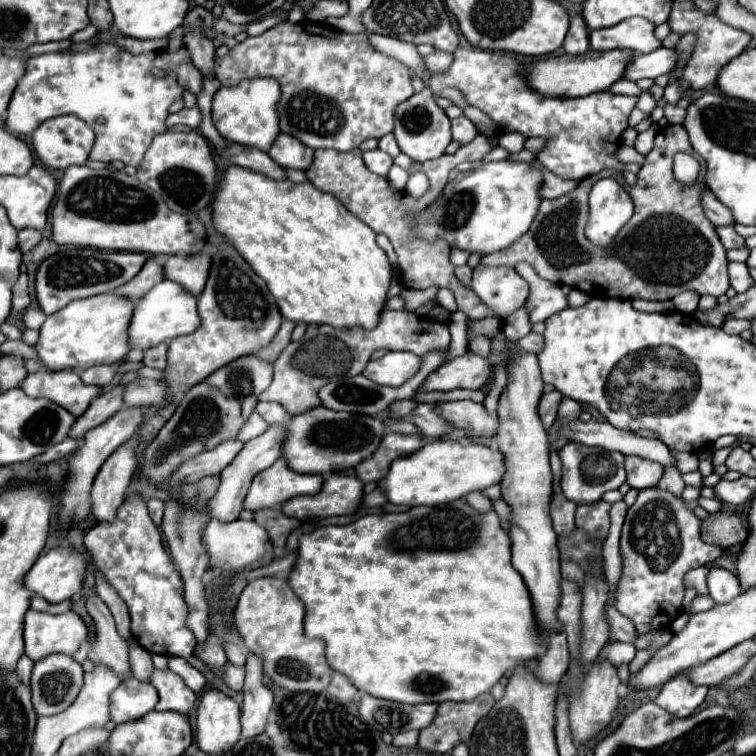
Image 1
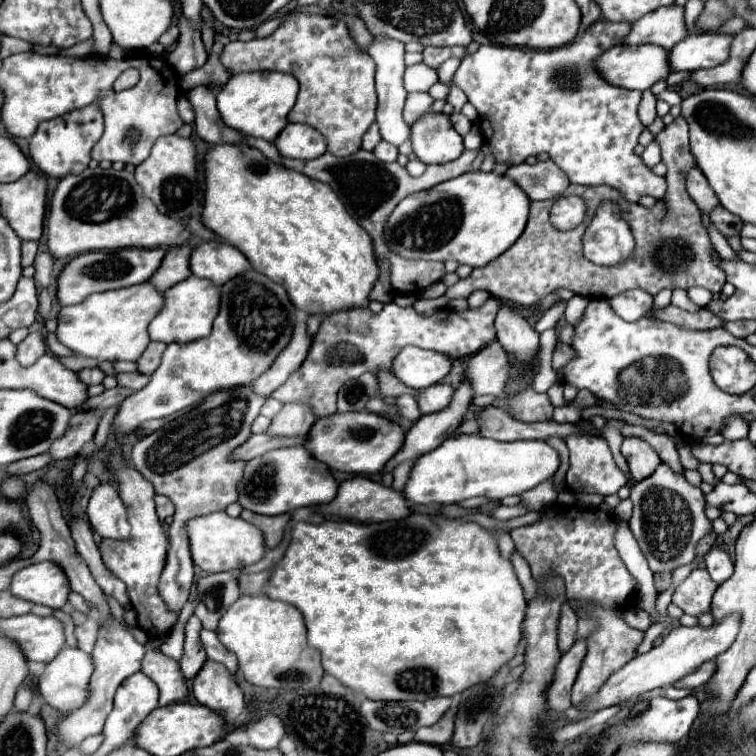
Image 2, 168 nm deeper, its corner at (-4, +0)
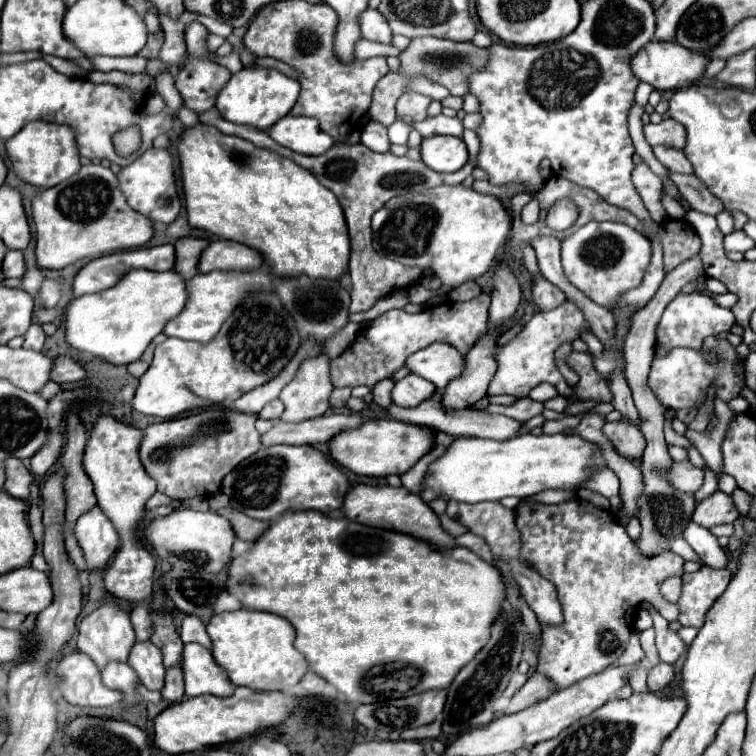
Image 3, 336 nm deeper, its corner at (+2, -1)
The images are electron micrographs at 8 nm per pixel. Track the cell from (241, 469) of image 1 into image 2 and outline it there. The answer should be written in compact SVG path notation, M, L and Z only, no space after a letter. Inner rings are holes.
M286 403L282 411L272 419L268 435L282 435L282 437L294 437L294 435L306 435L312 425L316 423L316 415L308 403Z

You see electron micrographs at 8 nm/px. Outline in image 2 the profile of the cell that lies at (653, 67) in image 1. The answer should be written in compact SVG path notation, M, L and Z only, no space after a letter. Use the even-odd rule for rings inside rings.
M690 33L670 51L674 71L696 71L716 67L730 57L734 35L726 33Z

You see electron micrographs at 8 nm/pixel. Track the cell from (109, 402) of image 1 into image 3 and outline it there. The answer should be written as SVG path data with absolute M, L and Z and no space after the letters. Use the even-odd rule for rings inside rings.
M50 430L50 434L48 434L48 440L46 440L46 444L32 456L32 460L30 460L30 470L32 470L32 474L46 474L52 466L54 466L54 462L60 458L60 452L62 452L62 434L60 434L60 430Z

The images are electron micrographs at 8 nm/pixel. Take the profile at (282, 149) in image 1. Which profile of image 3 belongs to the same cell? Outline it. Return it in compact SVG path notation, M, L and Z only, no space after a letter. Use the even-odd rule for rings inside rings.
M284 116L268 134L284 148L304 156L320 156L332 148L332 138L318 126L316 118L308 116Z

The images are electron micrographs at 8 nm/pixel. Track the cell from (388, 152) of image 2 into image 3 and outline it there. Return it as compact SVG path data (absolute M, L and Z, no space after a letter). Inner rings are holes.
M370 120L362 130L362 144L374 152L380 152L380 154L390 152L390 140L388 140L386 126Z

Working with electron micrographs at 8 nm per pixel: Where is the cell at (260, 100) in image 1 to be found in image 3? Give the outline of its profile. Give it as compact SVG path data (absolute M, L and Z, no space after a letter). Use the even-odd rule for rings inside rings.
M242 68L240 72L232 74L232 80L228 80L228 84L220 90L220 96L216 98L216 108L220 110L224 120L256 130L270 130L280 118L284 118L290 112L298 98L298 92L300 84L278 70Z

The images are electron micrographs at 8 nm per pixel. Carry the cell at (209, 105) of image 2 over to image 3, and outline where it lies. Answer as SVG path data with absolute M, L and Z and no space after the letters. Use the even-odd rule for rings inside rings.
M190 22L190 24L186 26L186 30L184 30L184 34L186 34L188 52L190 52L190 56L194 56L194 58L178 72L178 76L176 76L176 88L178 88L178 92L180 92L182 100L184 100L184 106L190 108L194 114L200 116L202 112L206 112L206 110L210 110L210 108L214 106L220 88L230 80L232 74L230 74L226 68L222 68L222 66L218 66L218 64L214 64L214 62L208 60L210 52L208 52L206 46L204 46L204 40L206 40L208 30L206 30L200 22Z

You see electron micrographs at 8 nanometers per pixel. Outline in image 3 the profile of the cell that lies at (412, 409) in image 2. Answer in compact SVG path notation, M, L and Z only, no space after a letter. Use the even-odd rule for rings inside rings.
M382 380L374 386L372 396L374 396L374 404L378 404L380 408L390 408L392 406L392 388L394 388L394 380Z

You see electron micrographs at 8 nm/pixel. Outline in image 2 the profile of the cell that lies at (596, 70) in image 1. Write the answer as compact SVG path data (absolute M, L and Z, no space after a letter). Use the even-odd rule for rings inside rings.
M616 45L596 61L596 67L600 75L604 75L604 79L612 85L638 91L650 89L660 79L668 79L668 75L672 73L668 51L658 45Z

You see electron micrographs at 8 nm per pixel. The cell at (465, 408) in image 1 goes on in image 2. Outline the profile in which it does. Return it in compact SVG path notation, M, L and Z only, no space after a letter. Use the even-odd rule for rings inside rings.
M438 383L438 385L426 387L426 389L418 389L416 401L418 401L418 405L420 405L422 415L442 411L442 409L450 403L452 391L454 391L454 387L444 385L444 383Z

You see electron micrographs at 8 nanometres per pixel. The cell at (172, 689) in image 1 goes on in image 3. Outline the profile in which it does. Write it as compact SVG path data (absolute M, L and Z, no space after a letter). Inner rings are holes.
M136 642L132 646L128 664L136 670L140 682L148 688L148 690L156 690L160 692L160 688L164 688L164 664L162 664L162 656L160 650L150 642Z

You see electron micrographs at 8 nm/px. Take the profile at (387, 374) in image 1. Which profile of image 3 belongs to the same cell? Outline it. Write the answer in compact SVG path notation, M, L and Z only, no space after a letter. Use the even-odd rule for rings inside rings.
M434 342L408 356L406 366L412 374L430 380L438 390L444 390L452 378L462 374L464 356L450 344Z

